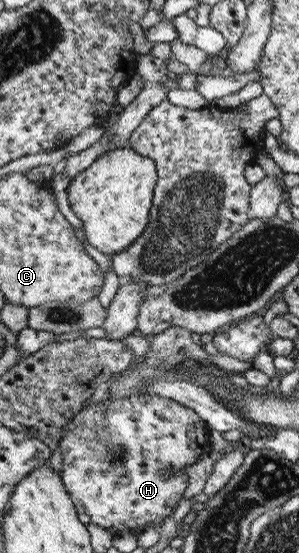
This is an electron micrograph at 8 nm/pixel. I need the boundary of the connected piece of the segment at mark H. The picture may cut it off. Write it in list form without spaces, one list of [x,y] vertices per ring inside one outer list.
[[[146,394],[133,397],[124,397],[124,399],[106,399],[104,403],[90,404],[74,417],[74,421],[70,421],[64,429],[62,429],[62,439],[60,439],[60,451],[63,455],[63,473],[62,481],[70,499],[74,503],[77,513],[87,513],[90,521],[106,528],[114,535],[132,534],[135,536],[144,533],[150,527],[156,527],[160,521],[164,521],[172,513],[172,509],[176,507],[182,499],[182,494],[188,487],[187,476],[184,475],[184,468],[196,463],[199,459],[206,455],[211,449],[206,437],[208,433],[208,425],[198,414],[189,407],[168,399],[158,394]]]

